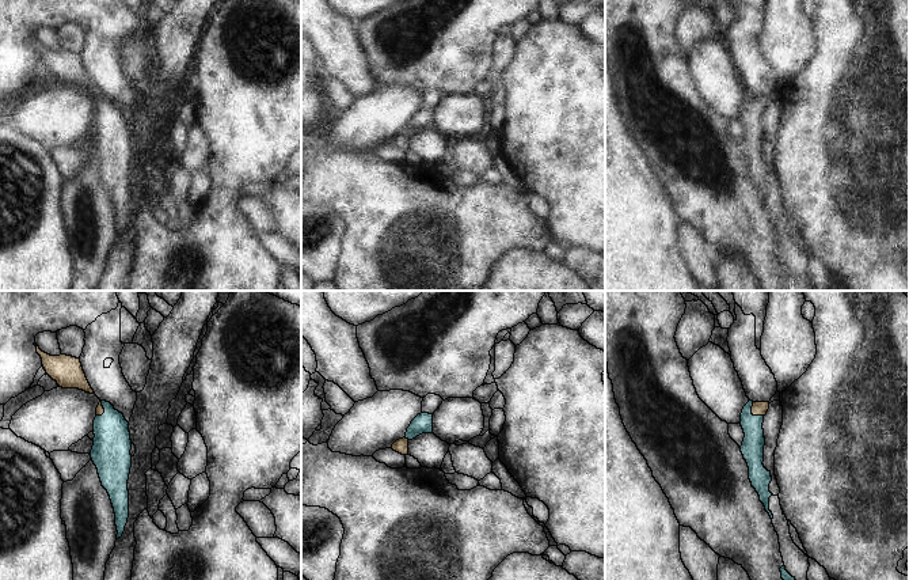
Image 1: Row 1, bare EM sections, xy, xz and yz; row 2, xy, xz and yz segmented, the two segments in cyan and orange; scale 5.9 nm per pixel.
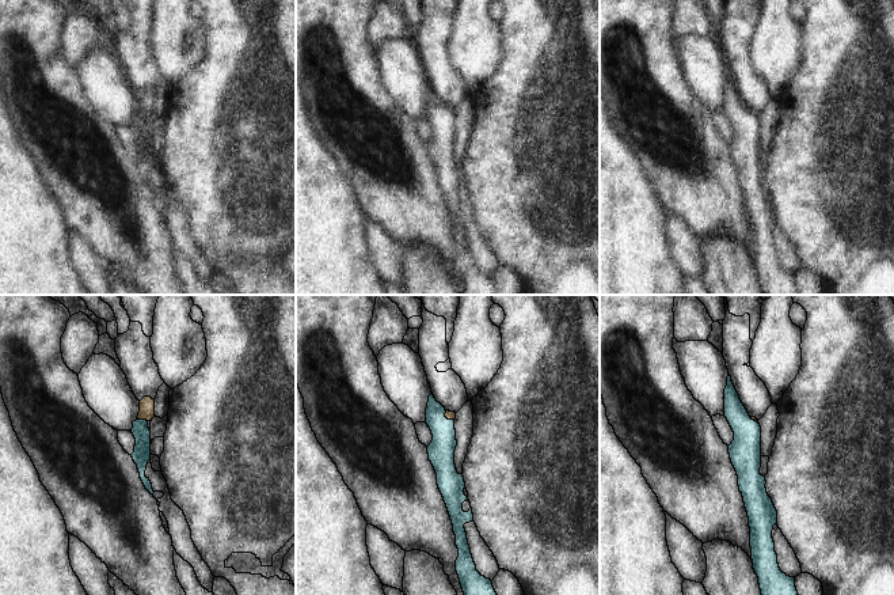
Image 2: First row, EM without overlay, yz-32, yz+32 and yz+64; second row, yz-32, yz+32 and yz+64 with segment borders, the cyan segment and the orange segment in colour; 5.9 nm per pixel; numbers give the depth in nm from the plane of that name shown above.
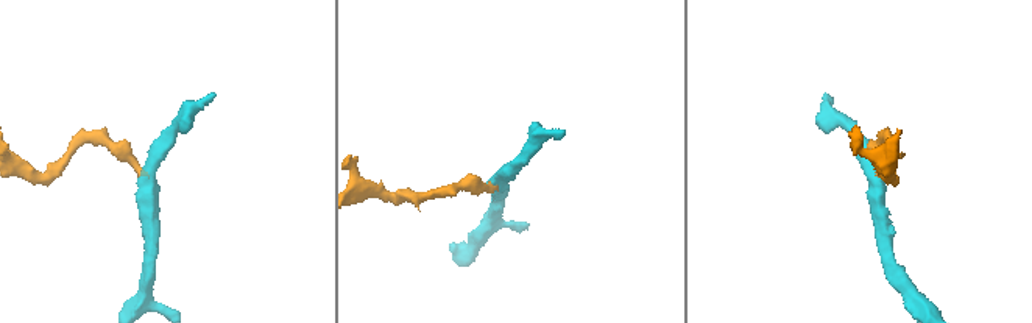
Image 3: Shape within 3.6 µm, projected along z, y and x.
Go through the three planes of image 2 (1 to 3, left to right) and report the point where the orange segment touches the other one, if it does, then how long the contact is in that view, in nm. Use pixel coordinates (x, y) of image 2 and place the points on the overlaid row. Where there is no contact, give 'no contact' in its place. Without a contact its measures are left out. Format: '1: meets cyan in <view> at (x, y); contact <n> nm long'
1: meets cyan in yz-32 at (143, 420); contact 60 nm long
2: meets cyan in yz+32 at (445, 417); contact 80 nm long
3: meets cyan in yz+64 at (753, 420); contact 70 nm long

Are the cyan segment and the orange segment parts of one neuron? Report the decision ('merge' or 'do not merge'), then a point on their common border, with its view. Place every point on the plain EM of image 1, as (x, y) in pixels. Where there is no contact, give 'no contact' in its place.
merge; meets cyan in yz at (750, 109)

